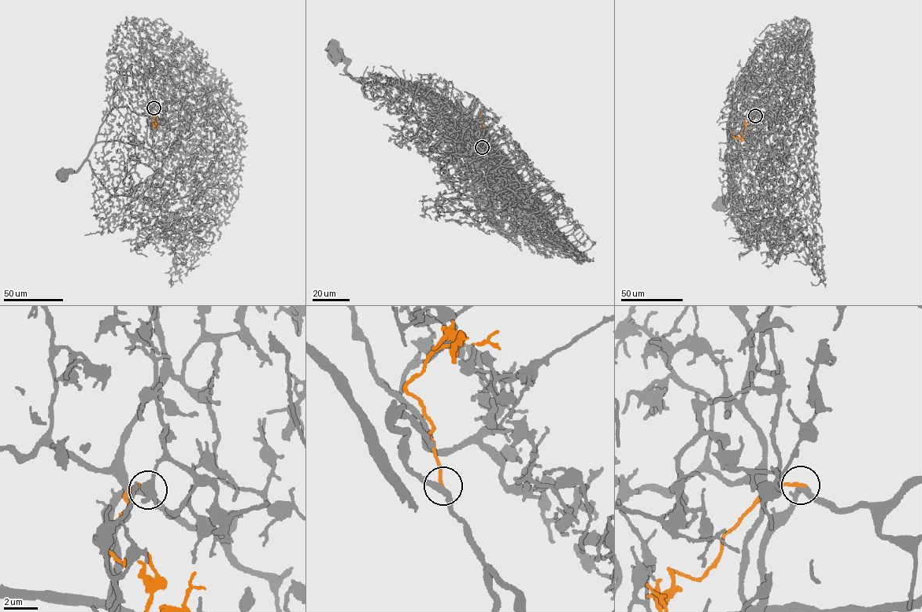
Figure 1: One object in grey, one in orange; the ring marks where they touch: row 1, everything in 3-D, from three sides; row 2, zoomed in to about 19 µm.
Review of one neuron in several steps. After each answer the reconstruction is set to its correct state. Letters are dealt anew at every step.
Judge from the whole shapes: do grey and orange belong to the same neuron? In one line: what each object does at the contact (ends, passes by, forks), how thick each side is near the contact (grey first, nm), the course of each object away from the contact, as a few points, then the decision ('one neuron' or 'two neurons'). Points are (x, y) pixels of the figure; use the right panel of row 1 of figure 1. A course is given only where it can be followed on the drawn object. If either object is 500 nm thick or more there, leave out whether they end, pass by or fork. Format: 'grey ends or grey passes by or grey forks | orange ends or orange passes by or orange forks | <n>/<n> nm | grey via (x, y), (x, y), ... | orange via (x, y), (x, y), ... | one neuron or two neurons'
grey passes by | orange ends | 320/240 nm | grey via (755, 116), (753, 124), (743, 126), (738, 121), (735, 125), (731, 164), (735, 193), (721, 203) | orange via (755, 116), (746, 122), (747, 126), (740, 137), (735, 138), (732, 134) | two neurons

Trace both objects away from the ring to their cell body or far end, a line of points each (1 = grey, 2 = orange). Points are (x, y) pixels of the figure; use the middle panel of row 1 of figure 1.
1: (482, 147), (448, 115), (422, 99), (393, 85), (354, 81), (347, 71), (344, 60), (337, 58), (332, 53)
2: (482, 147), (478, 136), (485, 130), (480, 121), (482, 109)

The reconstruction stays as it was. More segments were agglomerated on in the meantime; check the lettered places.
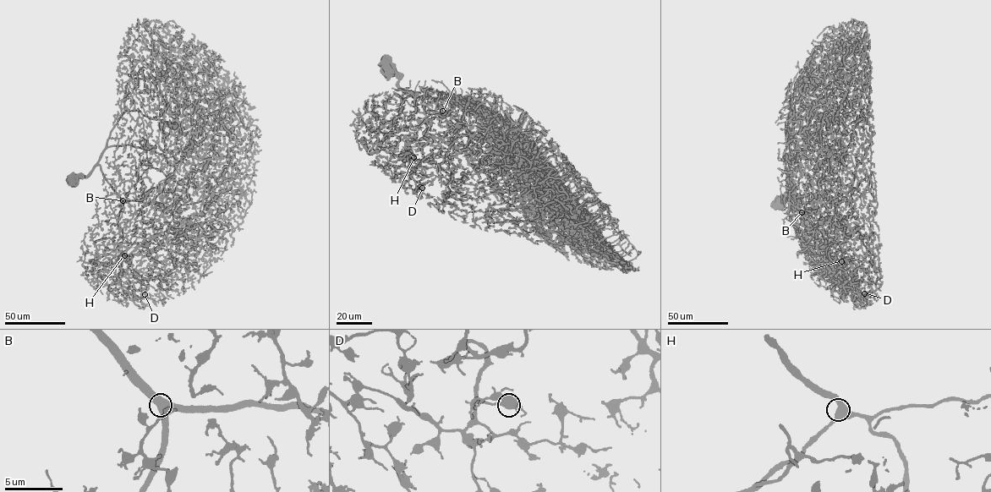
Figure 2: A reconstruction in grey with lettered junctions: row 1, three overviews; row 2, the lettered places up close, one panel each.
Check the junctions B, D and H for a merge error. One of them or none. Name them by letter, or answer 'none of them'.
none of them

